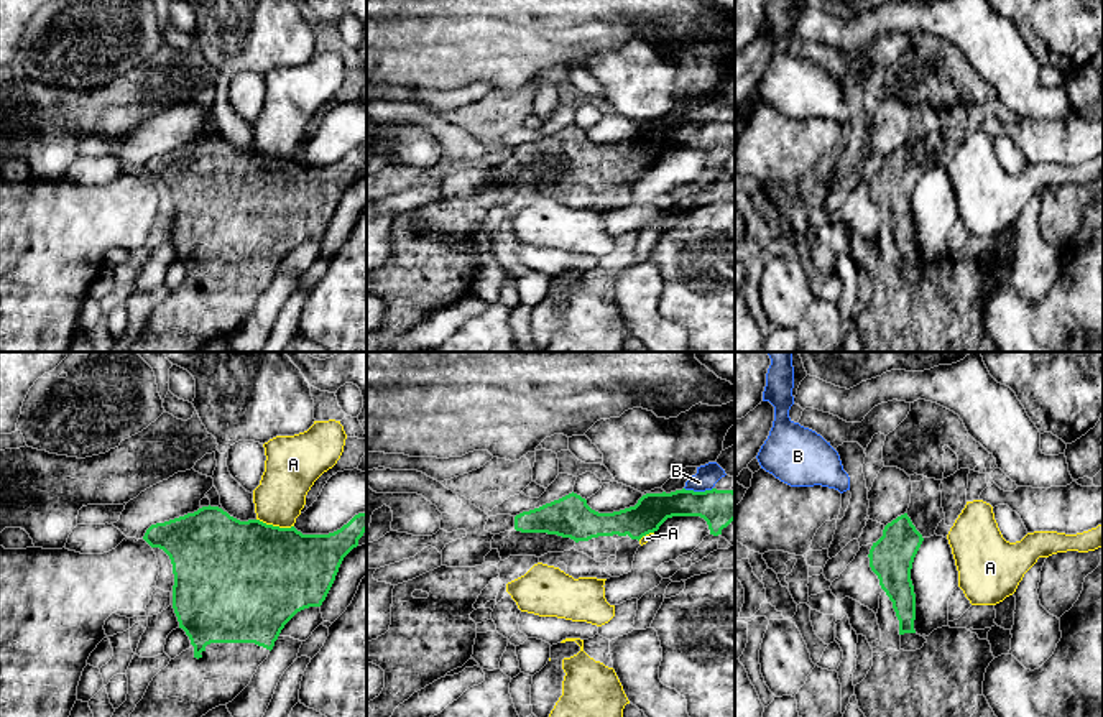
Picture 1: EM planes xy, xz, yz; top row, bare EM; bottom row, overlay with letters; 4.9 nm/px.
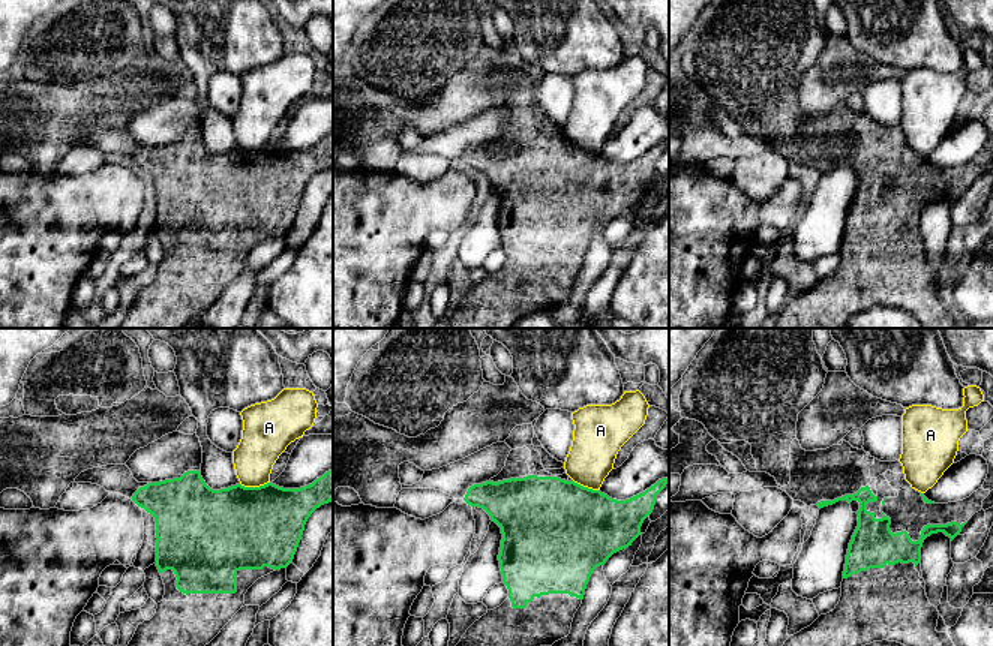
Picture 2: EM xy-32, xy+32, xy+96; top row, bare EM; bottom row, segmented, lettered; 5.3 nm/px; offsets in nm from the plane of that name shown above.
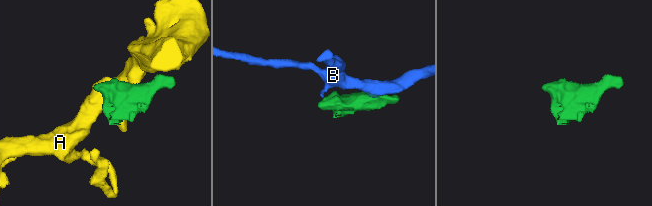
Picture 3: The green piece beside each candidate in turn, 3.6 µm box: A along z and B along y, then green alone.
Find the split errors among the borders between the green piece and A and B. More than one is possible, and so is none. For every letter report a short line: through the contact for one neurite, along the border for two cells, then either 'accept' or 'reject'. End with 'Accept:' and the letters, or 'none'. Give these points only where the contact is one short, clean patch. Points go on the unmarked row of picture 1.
A: line xy (257, 150), (280, 158), (293, 158); reject
B: line xz (684, 119), (694, 122), (712, 120); reject
Accept: none

